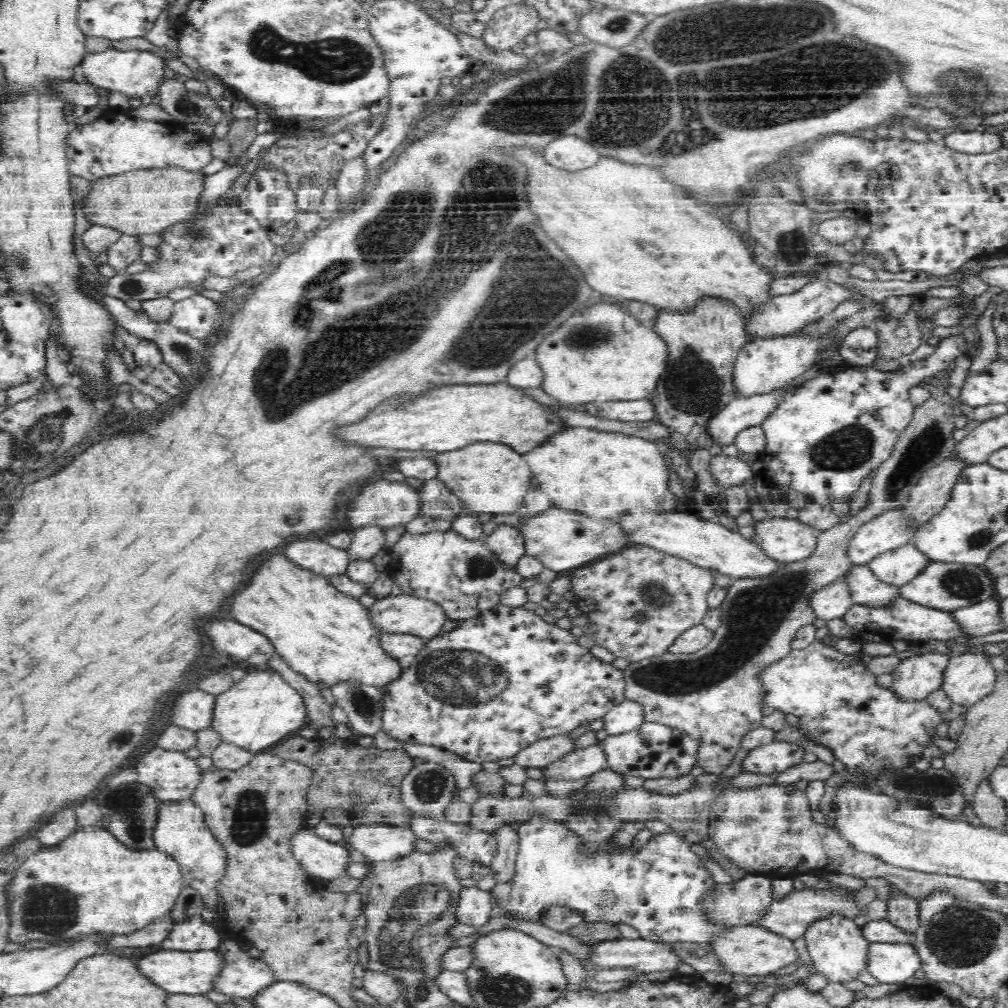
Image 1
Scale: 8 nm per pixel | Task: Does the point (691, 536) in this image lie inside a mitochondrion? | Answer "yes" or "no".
no

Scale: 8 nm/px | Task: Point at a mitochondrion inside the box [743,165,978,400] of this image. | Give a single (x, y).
(792, 247)

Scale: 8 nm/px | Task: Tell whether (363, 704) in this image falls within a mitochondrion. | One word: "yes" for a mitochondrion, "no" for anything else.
yes

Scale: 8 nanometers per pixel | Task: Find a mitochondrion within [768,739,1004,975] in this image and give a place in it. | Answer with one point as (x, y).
(958, 936)

